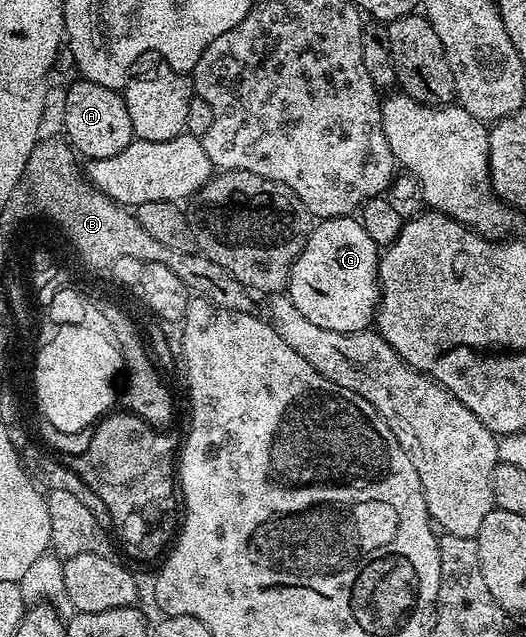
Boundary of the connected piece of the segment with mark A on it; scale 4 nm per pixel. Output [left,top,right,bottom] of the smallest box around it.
[63,79,136,161]

